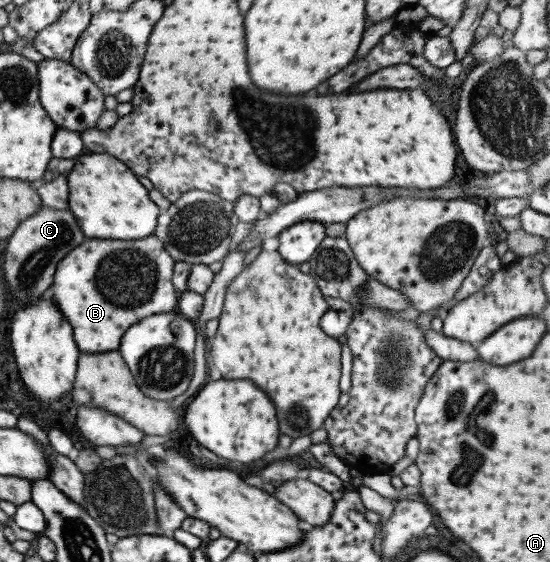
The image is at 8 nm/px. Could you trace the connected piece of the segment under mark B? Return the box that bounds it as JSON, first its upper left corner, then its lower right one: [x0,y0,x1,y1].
[47,236,178,352]

